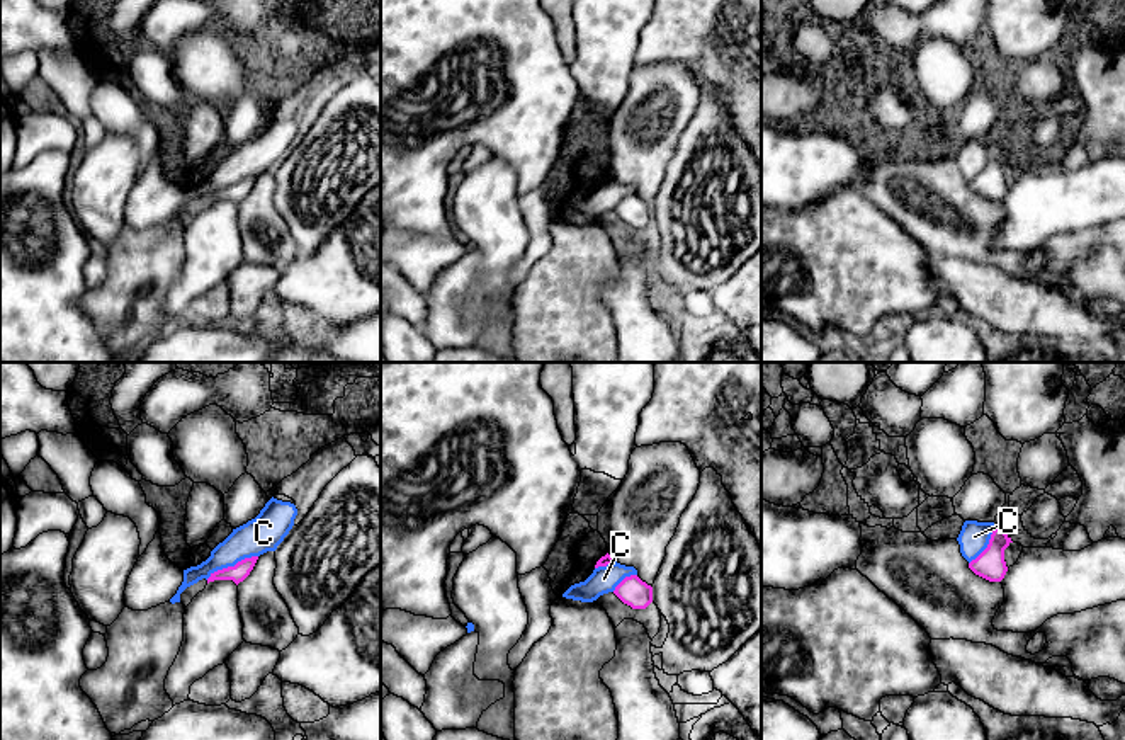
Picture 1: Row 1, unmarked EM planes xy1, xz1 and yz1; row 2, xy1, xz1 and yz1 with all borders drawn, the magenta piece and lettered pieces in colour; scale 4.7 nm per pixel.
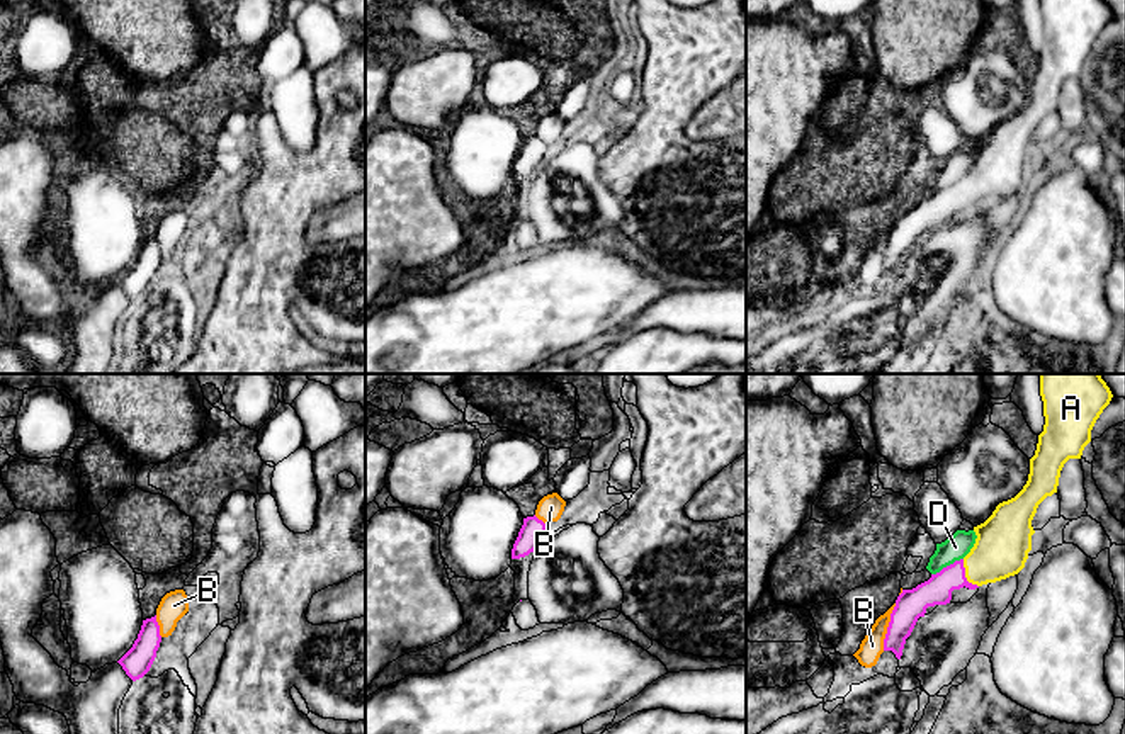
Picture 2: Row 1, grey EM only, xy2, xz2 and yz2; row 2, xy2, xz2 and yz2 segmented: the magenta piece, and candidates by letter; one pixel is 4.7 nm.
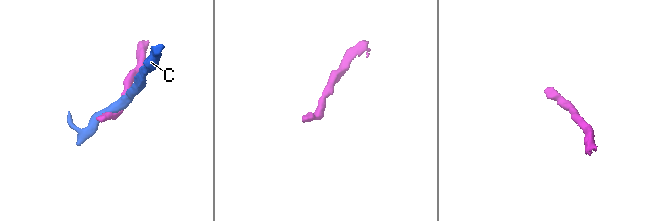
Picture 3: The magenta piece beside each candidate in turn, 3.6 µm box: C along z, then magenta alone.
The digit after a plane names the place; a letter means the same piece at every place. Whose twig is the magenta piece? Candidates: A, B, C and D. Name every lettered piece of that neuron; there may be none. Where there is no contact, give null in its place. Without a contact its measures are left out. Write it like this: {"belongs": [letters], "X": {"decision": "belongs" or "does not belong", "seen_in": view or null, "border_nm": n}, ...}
{"belongs": ["A"], "A": {"decision": "belongs", "seen_in": "yz2", "border_nm": 150}, "B": {"decision": "does not belong", "seen_in": "yz2", "border_nm": 240}, "C": {"decision": "does not belong", "seen_in": "xy1", "border_nm": 280}, "D": {"decision": "does not belong", "seen_in": "yz2", "border_nm": 170}}

